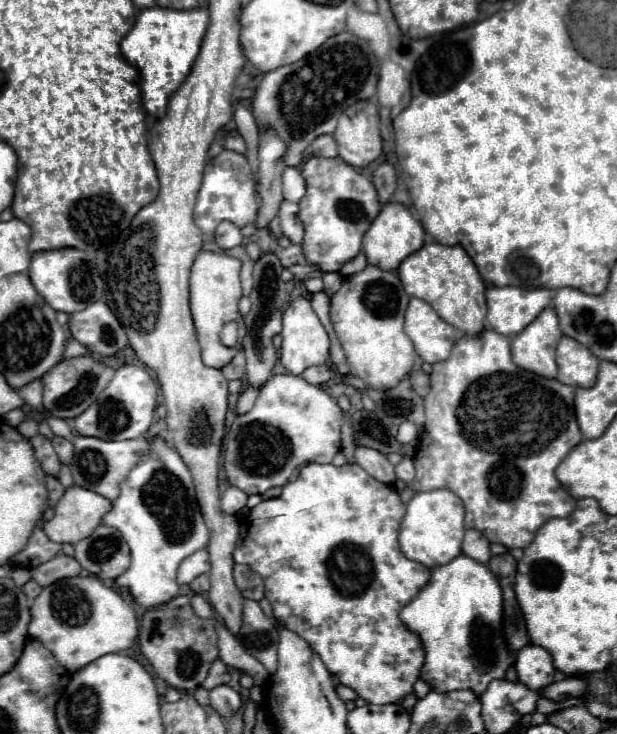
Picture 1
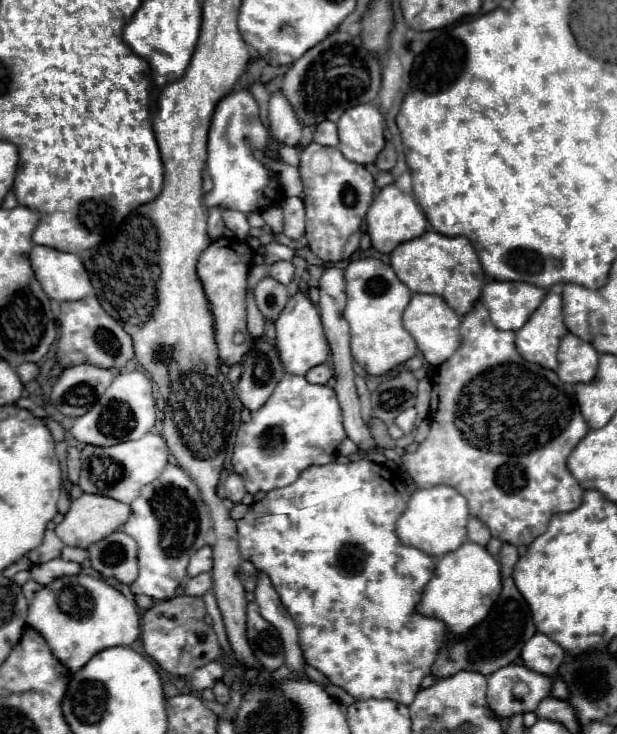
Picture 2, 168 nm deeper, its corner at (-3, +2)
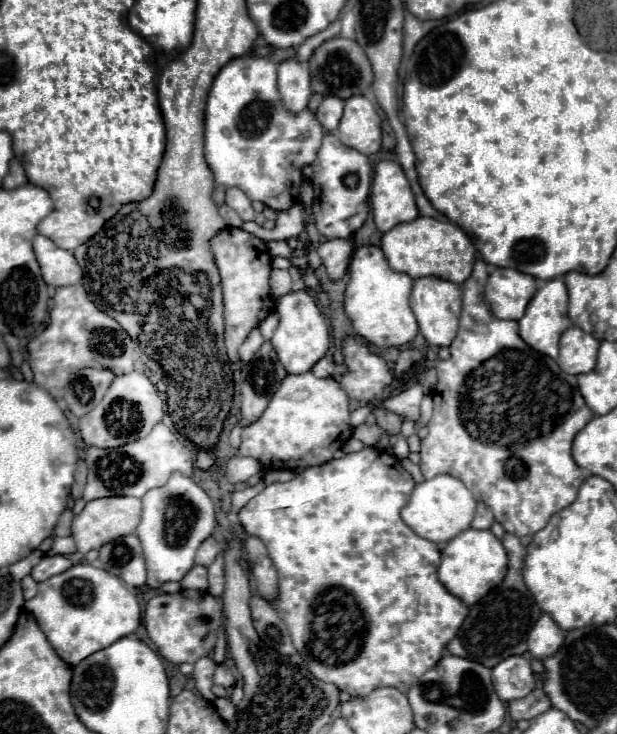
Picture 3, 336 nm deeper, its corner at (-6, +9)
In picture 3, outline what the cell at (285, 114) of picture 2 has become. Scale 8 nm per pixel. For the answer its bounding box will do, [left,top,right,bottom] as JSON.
[278,60,310,114]

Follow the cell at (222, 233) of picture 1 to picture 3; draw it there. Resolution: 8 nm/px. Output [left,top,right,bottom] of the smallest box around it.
[226,188,256,222]

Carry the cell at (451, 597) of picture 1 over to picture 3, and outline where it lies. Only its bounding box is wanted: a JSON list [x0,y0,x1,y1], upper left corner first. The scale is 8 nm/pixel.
[438,528,506,606]

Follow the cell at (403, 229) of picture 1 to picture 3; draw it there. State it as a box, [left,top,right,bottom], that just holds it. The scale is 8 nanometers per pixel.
[370,160,418,232]

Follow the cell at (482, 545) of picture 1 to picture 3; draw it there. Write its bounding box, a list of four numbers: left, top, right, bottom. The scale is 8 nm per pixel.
[472,502,494,530]

